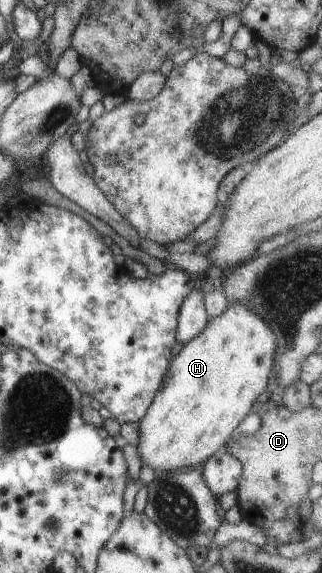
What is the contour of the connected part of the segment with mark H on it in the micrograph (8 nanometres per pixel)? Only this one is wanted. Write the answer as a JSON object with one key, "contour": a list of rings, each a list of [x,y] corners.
{"contour":[[[229,302],[225,311],[216,318],[208,318],[205,327],[201,333],[198,333],[194,338],[184,343],[184,346],[179,350],[175,357],[170,361],[164,378],[161,382],[161,387],[153,397],[153,401],[146,409],[145,415],[138,421],[138,444],[136,445],[137,455],[139,455],[142,465],[148,465],[155,474],[161,472],[175,472],[177,469],[183,470],[186,467],[193,467],[203,463],[214,451],[221,450],[221,447],[227,441],[229,435],[235,434],[235,428],[239,422],[257,406],[256,399],[259,393],[266,388],[267,378],[270,377],[270,369],[272,368],[272,355],[276,348],[276,338],[269,326],[252,311],[249,311],[244,303]]]}

